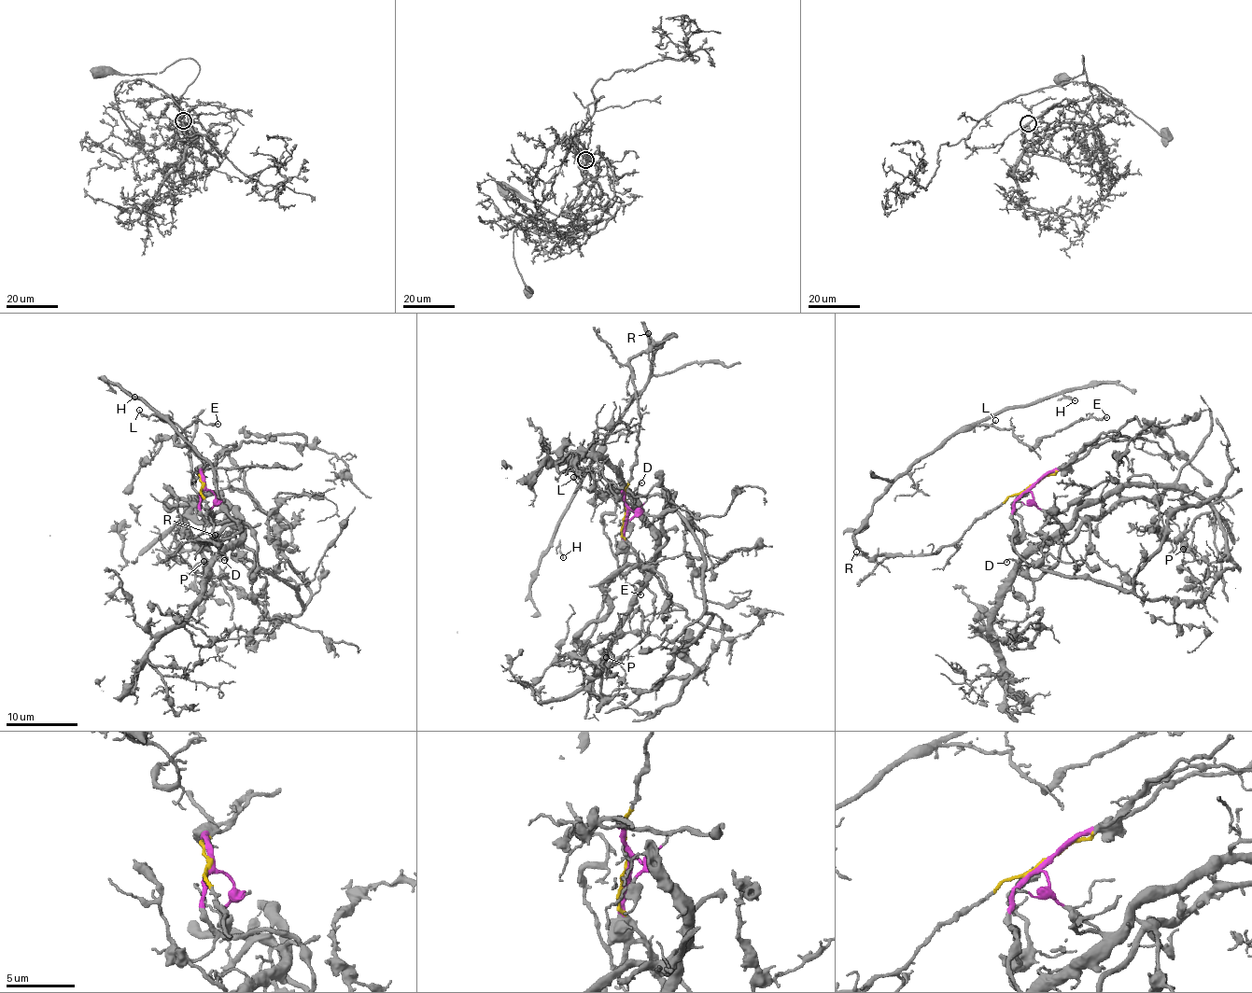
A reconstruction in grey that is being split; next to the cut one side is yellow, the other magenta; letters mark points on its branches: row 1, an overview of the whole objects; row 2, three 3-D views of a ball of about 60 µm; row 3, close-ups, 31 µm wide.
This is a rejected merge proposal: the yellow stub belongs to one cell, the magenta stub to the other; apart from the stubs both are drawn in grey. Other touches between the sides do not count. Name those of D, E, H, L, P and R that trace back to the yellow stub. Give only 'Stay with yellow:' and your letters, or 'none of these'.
Stay with yellow: E, H, L, R

